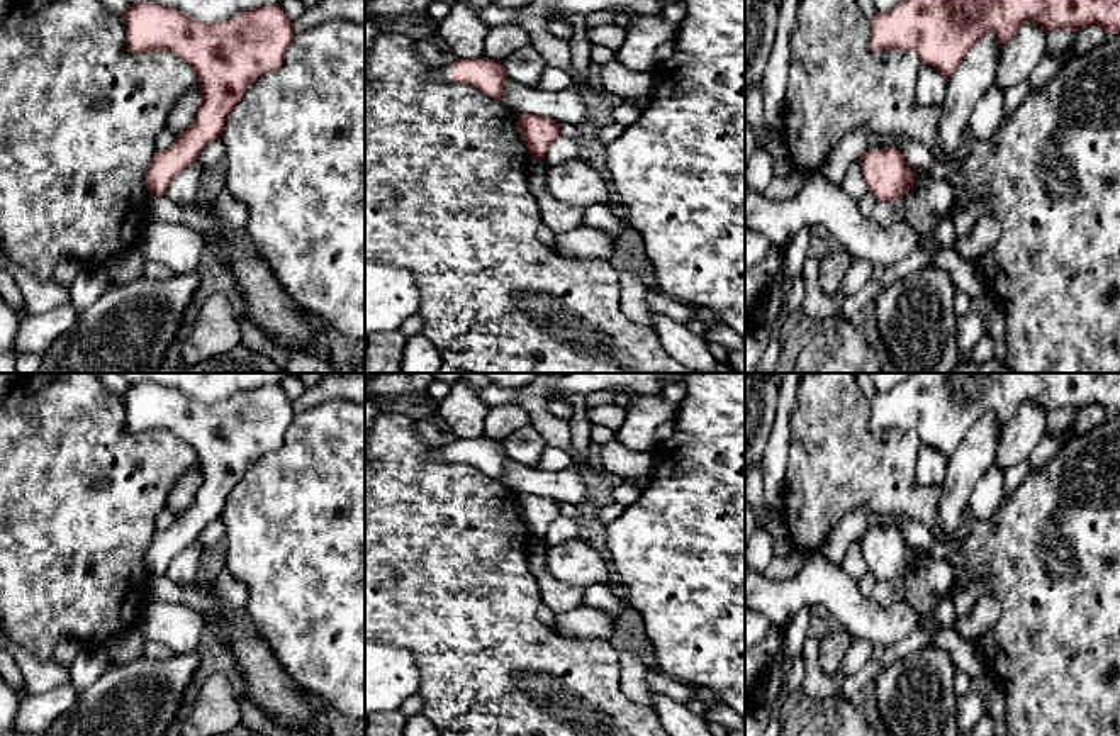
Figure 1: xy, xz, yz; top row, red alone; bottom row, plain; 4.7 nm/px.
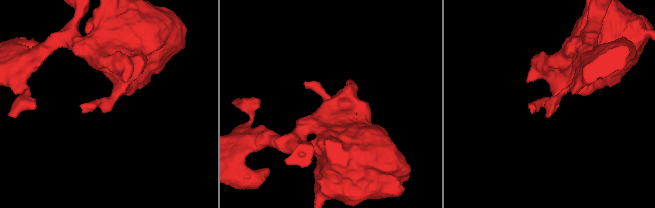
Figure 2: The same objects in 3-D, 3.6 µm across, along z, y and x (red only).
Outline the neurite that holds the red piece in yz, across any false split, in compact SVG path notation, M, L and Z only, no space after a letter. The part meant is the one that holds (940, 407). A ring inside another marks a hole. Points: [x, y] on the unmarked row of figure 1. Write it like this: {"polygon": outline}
{"polygon": "M913 373L891 390L876 390L869 399L869 429L911 429L921 444L949 460L984 414L994 414L1005 429L1027 400L1045 412L1098 404L1112 415L1120 412L1120 373Z"}

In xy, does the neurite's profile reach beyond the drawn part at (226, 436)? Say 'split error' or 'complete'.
complete

